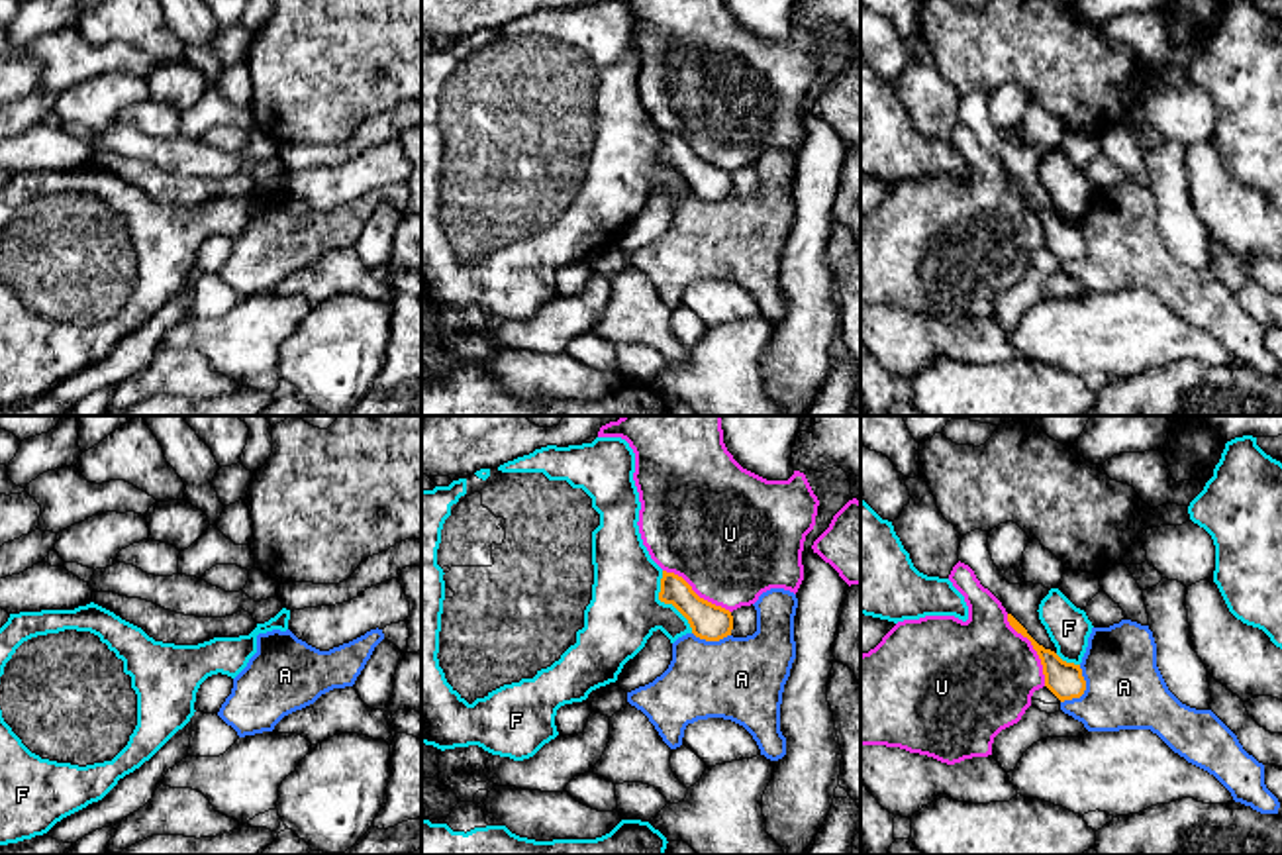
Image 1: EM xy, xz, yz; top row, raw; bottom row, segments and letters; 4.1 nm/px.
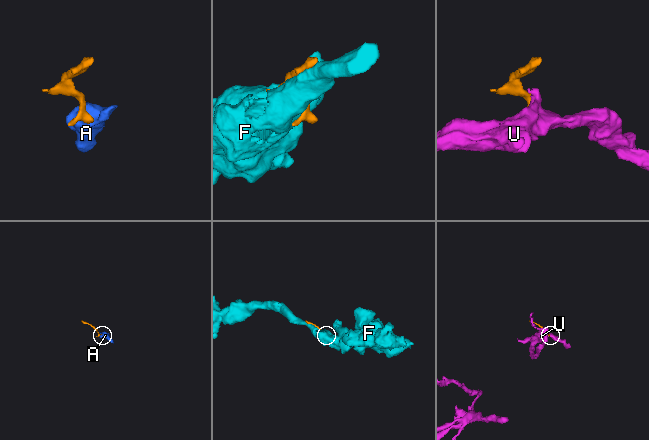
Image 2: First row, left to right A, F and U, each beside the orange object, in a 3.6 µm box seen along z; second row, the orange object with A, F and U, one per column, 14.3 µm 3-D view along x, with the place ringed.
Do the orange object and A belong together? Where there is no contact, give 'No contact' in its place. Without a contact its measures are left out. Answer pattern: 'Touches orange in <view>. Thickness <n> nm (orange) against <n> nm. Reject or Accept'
Touches orange in yz. Thickness 150 nm (orange) against 320 nm. Reject

